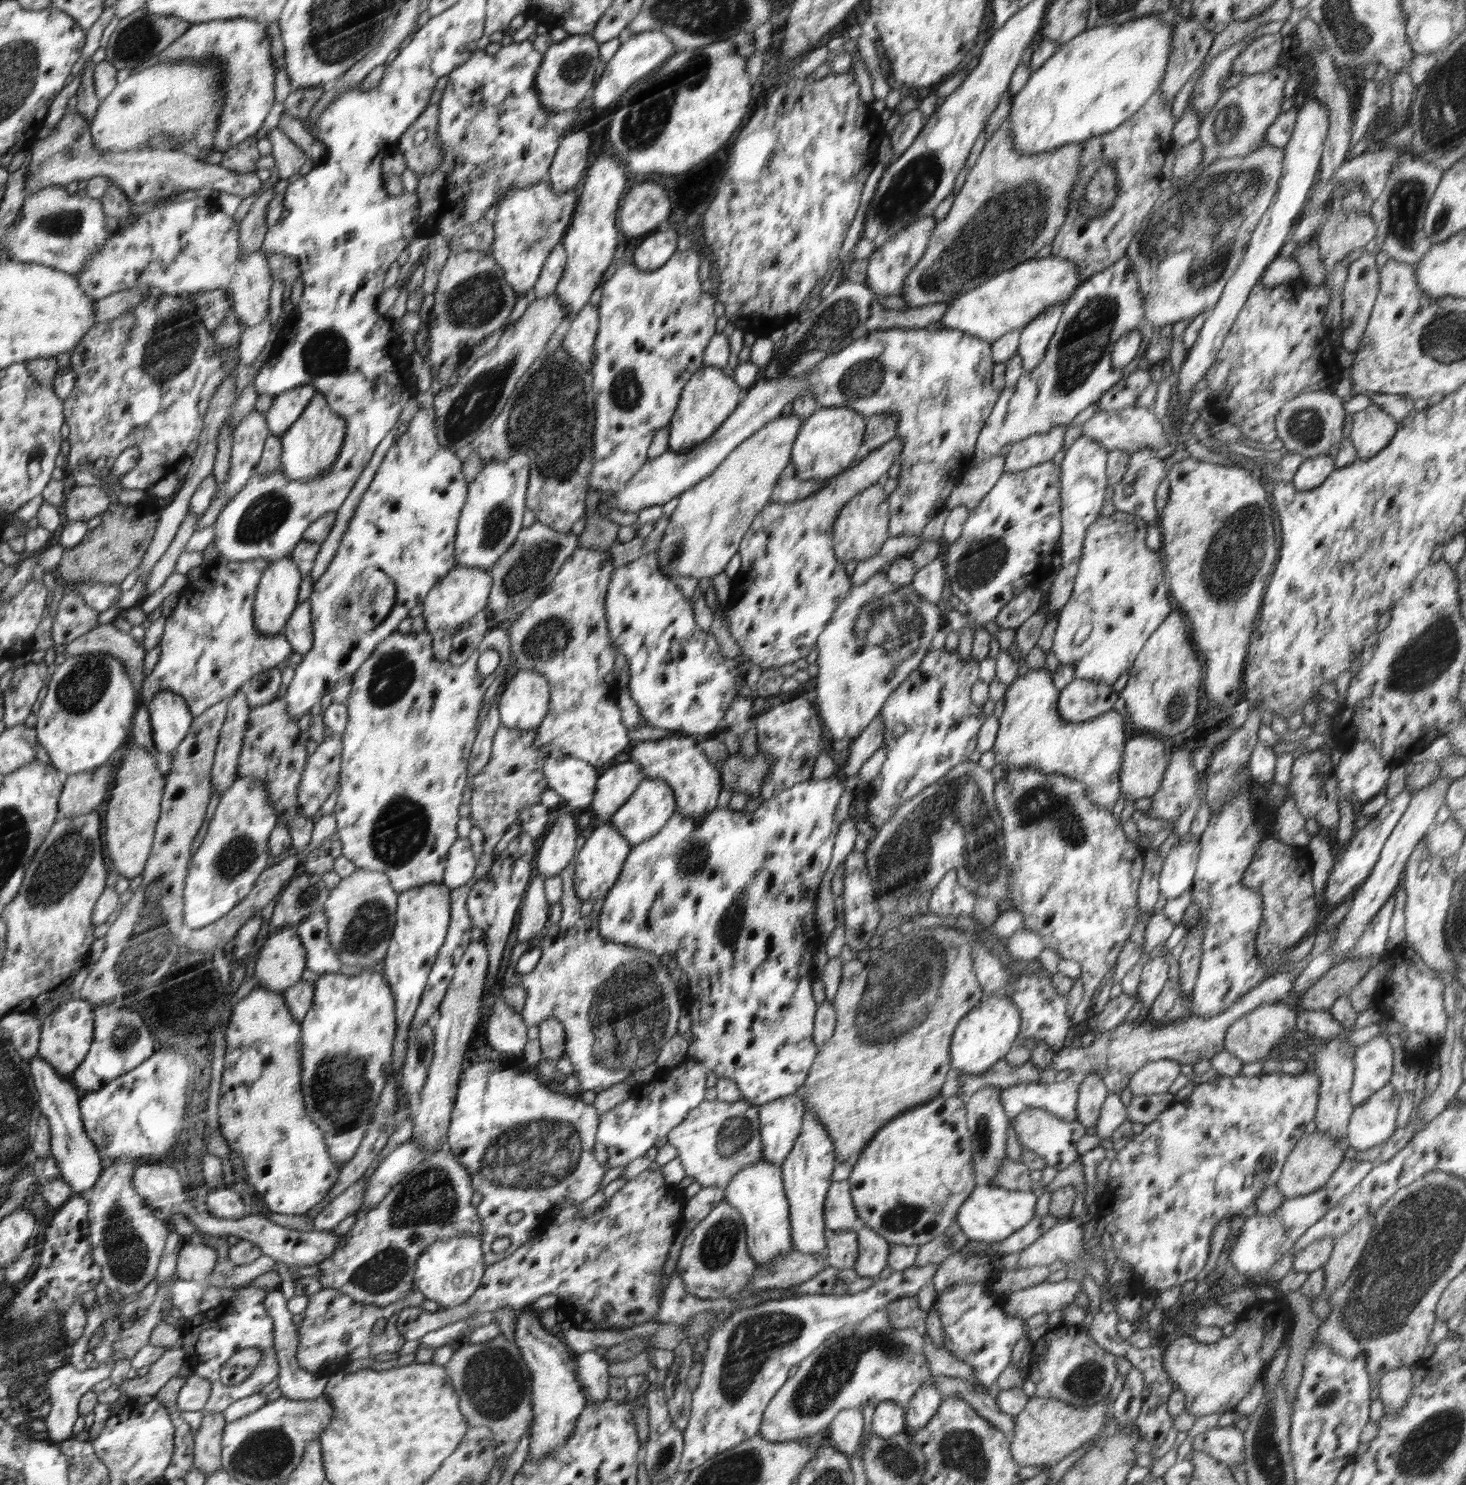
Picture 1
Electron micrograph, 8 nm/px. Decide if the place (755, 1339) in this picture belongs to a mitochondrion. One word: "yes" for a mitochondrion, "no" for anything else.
yes

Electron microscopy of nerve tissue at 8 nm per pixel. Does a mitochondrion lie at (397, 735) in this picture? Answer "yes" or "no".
no

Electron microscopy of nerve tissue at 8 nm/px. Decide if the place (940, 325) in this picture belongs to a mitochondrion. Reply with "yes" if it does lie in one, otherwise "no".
no

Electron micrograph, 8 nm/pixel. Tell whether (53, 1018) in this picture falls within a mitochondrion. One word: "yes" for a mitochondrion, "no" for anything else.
no

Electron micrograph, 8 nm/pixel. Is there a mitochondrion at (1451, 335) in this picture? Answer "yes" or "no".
yes

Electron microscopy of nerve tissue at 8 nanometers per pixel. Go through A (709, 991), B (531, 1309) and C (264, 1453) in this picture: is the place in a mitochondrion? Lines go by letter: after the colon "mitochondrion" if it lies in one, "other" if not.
A: other
B: other
C: mitochondrion

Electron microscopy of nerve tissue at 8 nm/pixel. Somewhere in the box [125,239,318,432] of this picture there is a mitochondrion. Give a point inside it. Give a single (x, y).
(171, 346)

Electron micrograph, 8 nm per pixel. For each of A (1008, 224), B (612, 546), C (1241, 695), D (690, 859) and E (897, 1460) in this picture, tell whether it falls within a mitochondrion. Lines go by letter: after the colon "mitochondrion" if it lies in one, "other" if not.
A: mitochondrion
B: other
C: other
D: mitochondrion
E: mitochondrion

